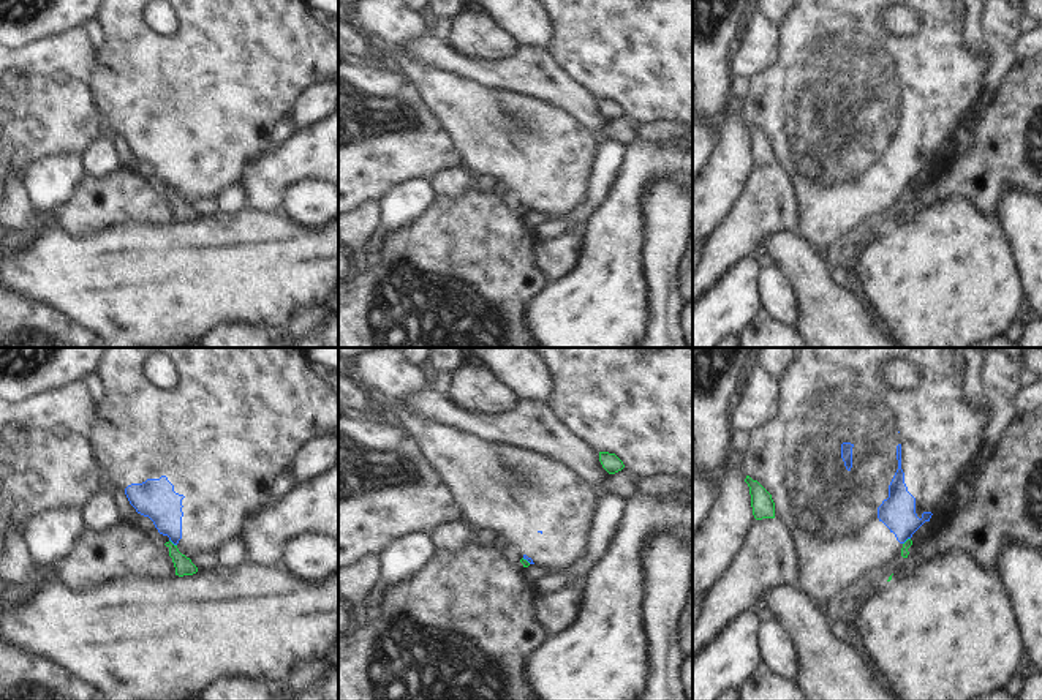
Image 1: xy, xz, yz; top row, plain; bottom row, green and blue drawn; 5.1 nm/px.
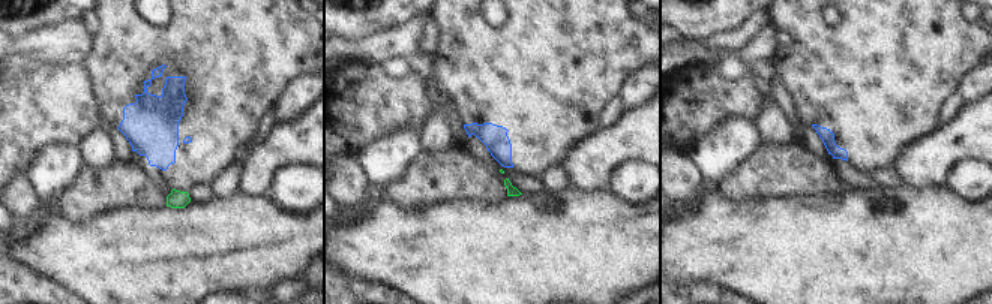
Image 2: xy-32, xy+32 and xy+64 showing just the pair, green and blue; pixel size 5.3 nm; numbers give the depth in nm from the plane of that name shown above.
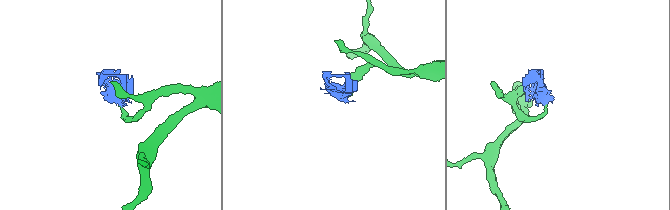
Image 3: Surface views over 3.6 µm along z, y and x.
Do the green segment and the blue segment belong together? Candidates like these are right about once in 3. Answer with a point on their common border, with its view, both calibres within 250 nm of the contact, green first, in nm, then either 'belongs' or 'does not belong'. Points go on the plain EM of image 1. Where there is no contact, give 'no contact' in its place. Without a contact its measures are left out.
xy (171, 188) | 90/200 nm | does not belong

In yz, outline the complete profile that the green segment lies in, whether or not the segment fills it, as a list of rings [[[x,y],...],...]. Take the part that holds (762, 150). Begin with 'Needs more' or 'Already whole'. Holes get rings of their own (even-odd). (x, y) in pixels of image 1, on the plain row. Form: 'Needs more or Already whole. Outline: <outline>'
Already whole. Outline: [[[746,122],[745,128],[749,133],[751,153],[756,166],[775,164],[775,149],[772,141],[757,128]]]

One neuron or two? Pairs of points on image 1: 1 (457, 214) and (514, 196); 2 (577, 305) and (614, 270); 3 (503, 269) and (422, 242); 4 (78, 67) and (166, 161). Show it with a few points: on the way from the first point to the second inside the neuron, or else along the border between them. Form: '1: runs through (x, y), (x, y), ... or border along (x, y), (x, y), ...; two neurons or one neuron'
1: border along (497, 188), (516, 209); two neurons
2: runs through (587, 297), (604, 280); one neuron
3: runs through (483, 269), (449, 269), (443, 263); one neuron
4: border along (98, 56), (90, 82); two neurons

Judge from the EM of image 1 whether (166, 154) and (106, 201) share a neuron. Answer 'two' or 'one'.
two

